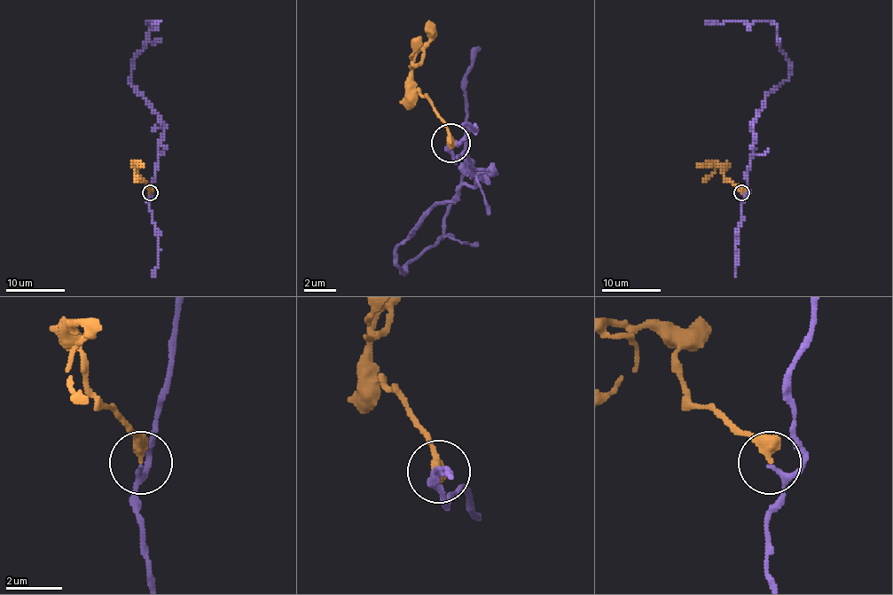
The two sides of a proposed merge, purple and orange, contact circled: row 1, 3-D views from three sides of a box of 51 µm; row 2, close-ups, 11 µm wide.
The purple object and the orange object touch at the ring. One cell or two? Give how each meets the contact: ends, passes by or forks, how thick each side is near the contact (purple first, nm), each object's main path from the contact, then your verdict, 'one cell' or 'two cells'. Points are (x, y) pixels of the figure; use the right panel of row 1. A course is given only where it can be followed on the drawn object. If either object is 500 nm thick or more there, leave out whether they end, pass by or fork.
purple passes by; orange ends; calibres 150 and 420 nm; course purple (742, 192), (749, 191), (753, 121), (764, 97), (789, 74), (789, 60), (769, 22), (705, 22); course orange (742, 192), (724, 177), (723, 170), (716, 163), (712, 172), (702, 181); one cell

